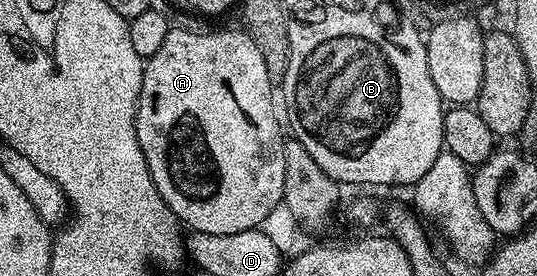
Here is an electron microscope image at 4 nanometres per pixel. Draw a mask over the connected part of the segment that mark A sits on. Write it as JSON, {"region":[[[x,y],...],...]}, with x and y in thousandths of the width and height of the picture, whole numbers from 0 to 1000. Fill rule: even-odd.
{"region":[[[320,101],[307,130],[307,149],[300,156],[300,174],[292,174],[292,188],[285,188],[285,203],[272,214],[259,337],[259,384],[251,395],[255,507],[263,522],[270,594],[277,609],[292,696],[343,822],[356,819],[348,826],[358,837],[372,833],[384,848],[439,848],[473,833],[492,815],[490,801],[510,768],[512,743],[518,750],[525,736],[531,681],[531,551],[527,547],[531,489],[520,475],[512,399],[516,402],[516,370],[508,351],[501,261],[493,261],[493,214],[486,203],[486,174],[479,174],[479,159],[471,159],[467,134],[451,105],[361,123],[356,109]]]}

